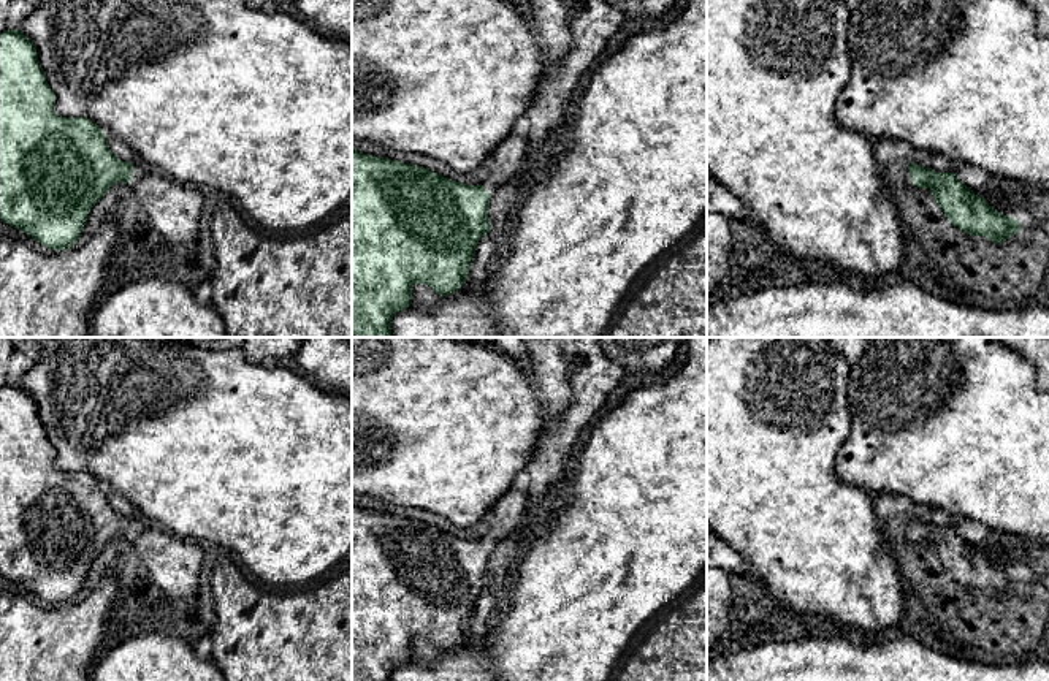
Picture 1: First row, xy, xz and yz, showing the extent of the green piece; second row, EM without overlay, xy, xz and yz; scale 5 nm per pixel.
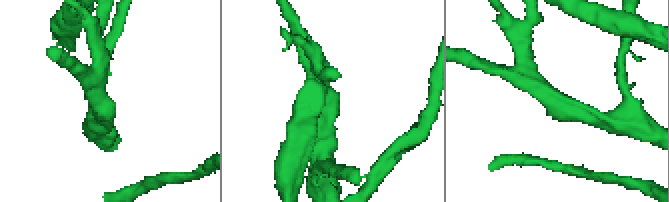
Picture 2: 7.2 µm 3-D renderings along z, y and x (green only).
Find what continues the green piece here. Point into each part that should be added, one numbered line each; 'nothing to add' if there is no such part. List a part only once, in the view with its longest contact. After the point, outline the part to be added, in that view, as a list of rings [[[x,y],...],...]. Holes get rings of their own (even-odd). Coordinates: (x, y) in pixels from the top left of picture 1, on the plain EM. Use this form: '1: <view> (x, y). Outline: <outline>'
1: xy (138, 525). Outline: [[[135,519],[133,521],[133,531],[132,531],[132,540],[135,540],[136,537],[139,537],[143,534],[143,531],[146,529],[149,523],[146,519]]]

